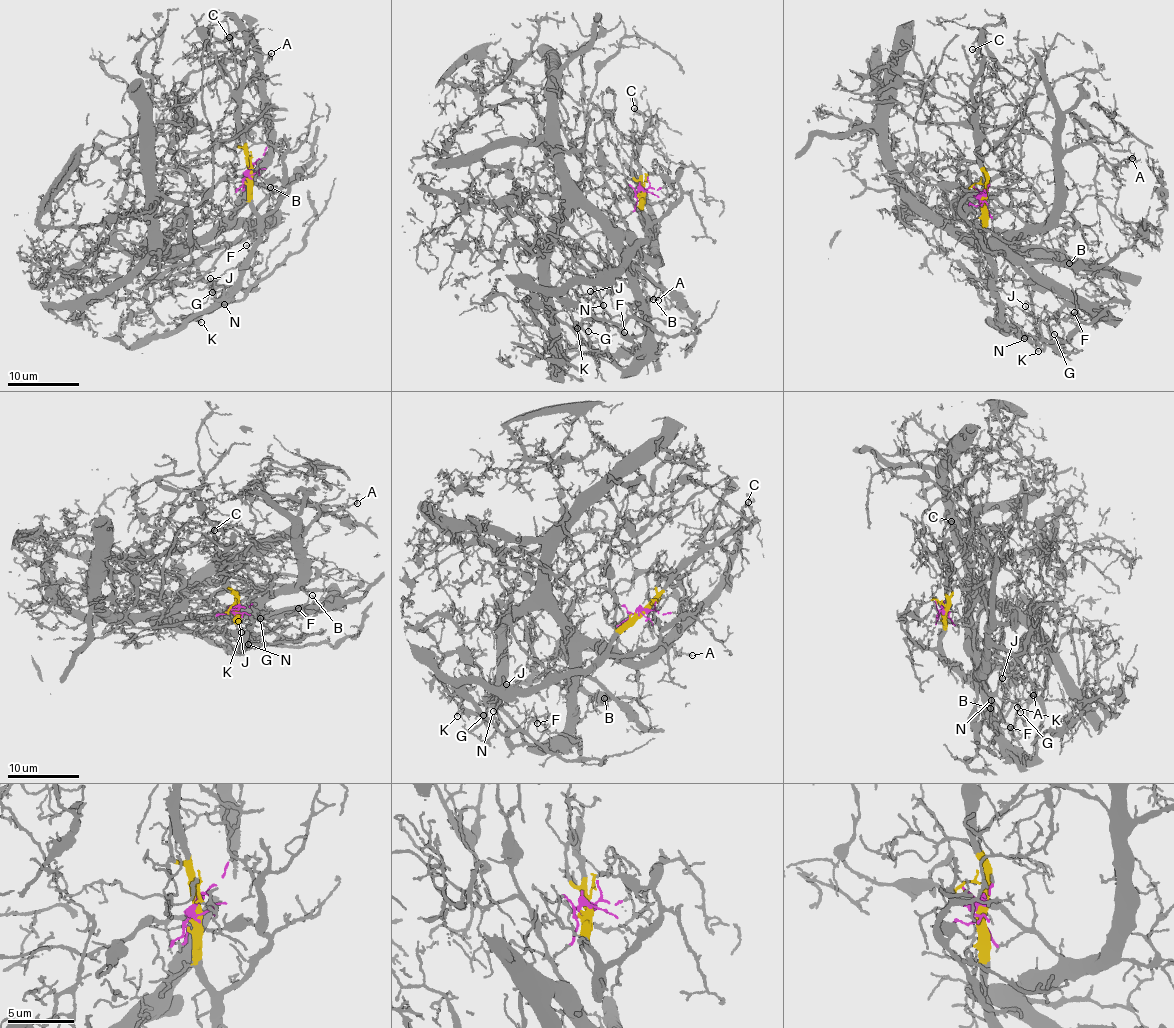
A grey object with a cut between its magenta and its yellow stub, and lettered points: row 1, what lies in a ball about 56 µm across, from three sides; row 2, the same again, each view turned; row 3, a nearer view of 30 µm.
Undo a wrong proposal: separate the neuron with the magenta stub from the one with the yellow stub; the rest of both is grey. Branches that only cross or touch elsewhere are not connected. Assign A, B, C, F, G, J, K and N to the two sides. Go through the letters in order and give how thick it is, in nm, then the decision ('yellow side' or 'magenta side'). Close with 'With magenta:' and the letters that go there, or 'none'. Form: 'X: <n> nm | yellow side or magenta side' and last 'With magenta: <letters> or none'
A: 150 nm | magenta side
B: 180 nm | magenta side
C: 200 nm | yellow side
F: 110 nm | magenta side
G: 130 nm | magenta side
J: 90 nm | magenta side
K: 130 nm | yellow side
N: 130 nm | yellow side
With magenta: A, B, F, G, J

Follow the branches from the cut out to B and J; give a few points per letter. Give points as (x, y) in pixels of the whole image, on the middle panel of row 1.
B: (642, 190), (624, 226), (634, 243), (622, 238), (621, 242), (633, 267), (661, 289), (653, 300)
J: (642, 190), (624, 226), (634, 243), (621, 240), (645, 329), (627, 367), (576, 326), (591, 291)

